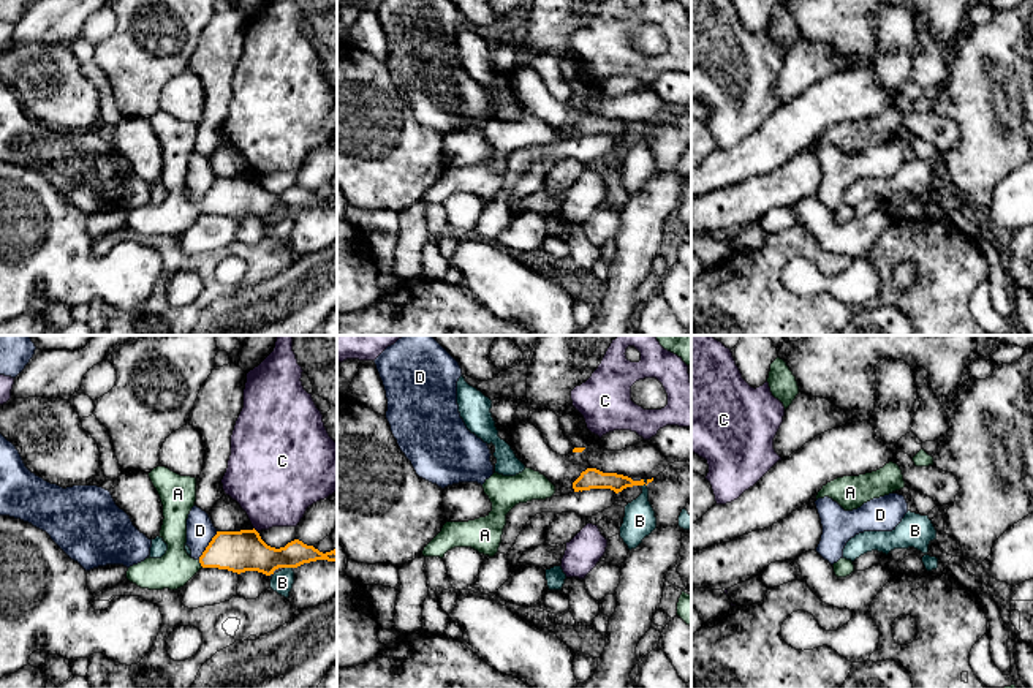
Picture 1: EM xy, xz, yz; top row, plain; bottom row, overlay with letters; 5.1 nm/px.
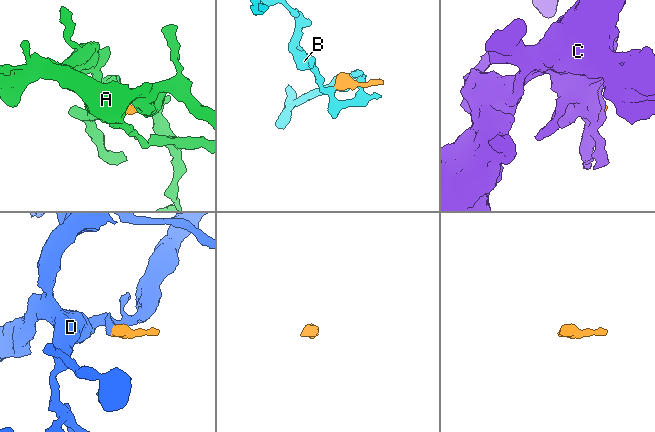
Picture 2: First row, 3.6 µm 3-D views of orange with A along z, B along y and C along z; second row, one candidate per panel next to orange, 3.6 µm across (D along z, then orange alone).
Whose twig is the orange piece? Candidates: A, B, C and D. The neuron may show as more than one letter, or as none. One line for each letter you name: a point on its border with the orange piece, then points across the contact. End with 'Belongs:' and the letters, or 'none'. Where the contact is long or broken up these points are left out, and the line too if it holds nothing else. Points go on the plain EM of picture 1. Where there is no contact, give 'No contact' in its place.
A: Touches orange at xy (200, 207). Path across: xy (242, 196), (225, 196), (200, 207), (192, 212), (176, 212)
Belongs: A

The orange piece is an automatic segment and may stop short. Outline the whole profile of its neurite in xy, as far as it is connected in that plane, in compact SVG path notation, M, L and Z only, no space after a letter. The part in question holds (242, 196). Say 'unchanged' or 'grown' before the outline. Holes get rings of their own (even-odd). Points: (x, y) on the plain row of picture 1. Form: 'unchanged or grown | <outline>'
grown | M166 112L149 119L163 150L160 183L168 190L161 204L146 204L127 217L127 225L141 234L177 236L201 214L218 214L233 218L258 217L266 221L278 214L297 214L304 209L337 207L337 196L320 198L299 185L275 195L253 176L217 177L202 201L195 206L185 196L187 164L196 147L196 123L180 122Z

